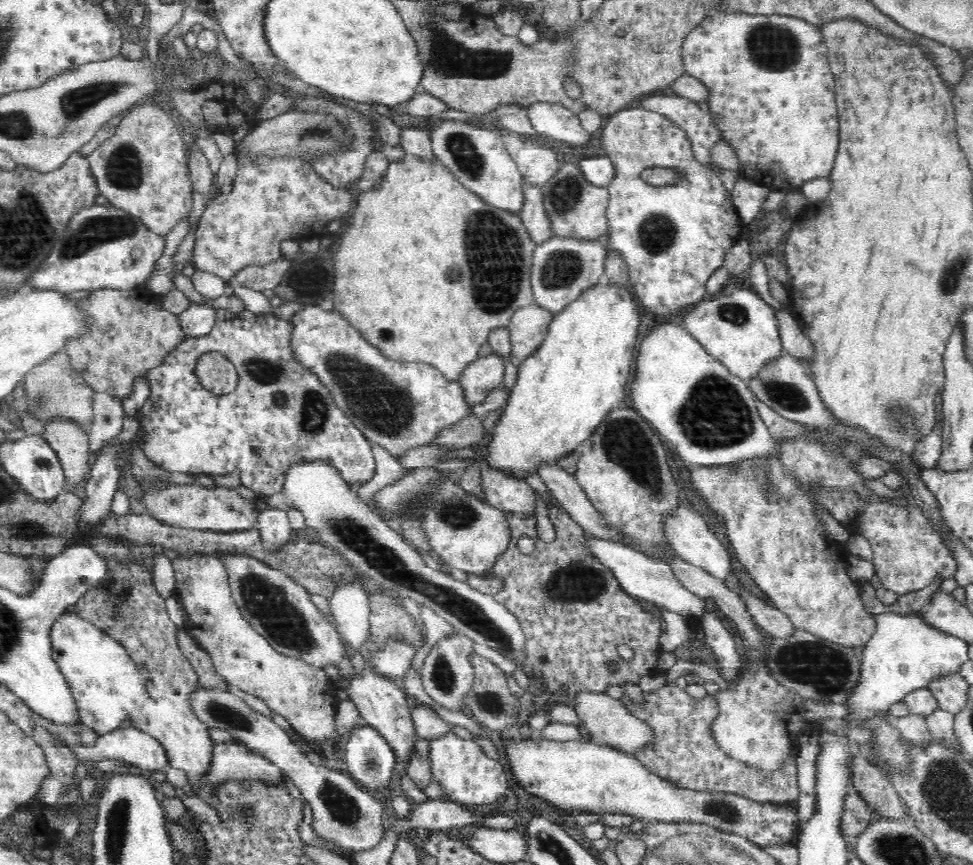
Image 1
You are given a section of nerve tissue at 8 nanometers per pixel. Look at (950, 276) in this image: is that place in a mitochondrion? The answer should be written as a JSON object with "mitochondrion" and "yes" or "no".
{"mitochondrion":"yes"}

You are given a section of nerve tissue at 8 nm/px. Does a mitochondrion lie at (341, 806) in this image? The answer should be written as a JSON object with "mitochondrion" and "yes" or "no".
{"mitochondrion":"yes"}

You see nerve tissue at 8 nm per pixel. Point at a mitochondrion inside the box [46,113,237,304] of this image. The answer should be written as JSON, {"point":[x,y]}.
{"point":[95,230]}

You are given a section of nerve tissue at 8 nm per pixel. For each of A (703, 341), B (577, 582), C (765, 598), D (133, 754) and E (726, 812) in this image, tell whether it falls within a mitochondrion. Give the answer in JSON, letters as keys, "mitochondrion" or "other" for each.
{"A":"other","B":"mitochondrion","C":"other","D":"other","E":"mitochondrion"}

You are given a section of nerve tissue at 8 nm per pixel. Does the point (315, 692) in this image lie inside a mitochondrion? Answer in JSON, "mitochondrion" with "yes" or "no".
{"mitochondrion":"no"}

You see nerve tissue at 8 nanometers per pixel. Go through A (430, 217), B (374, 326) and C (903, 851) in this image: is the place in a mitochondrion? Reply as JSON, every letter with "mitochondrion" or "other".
{"A":"other","B":"other","C":"mitochondrion"}

